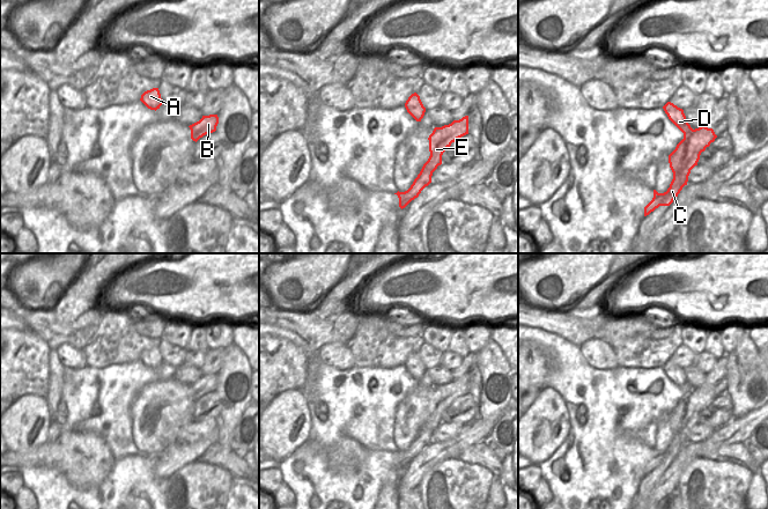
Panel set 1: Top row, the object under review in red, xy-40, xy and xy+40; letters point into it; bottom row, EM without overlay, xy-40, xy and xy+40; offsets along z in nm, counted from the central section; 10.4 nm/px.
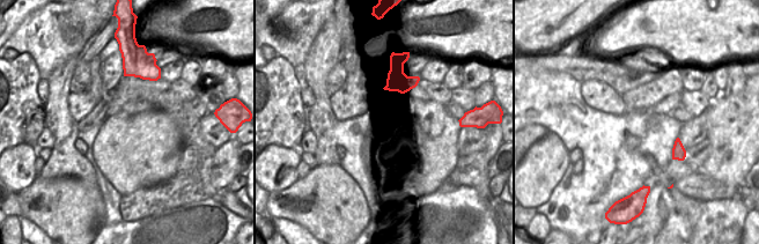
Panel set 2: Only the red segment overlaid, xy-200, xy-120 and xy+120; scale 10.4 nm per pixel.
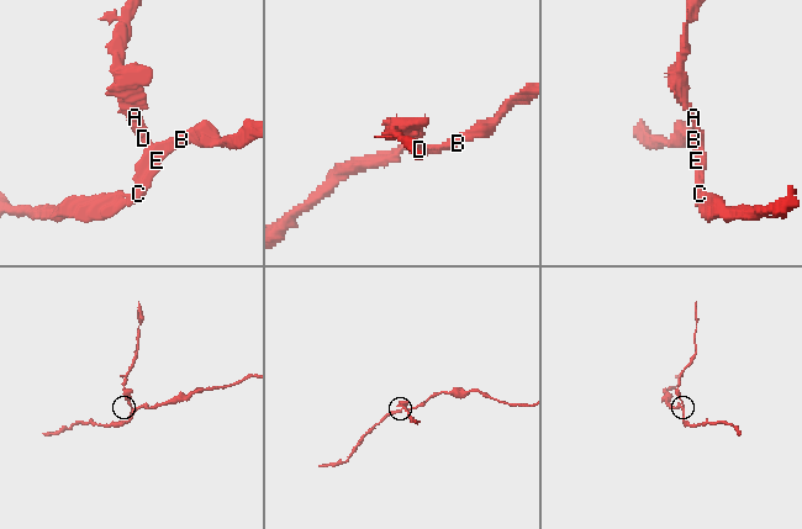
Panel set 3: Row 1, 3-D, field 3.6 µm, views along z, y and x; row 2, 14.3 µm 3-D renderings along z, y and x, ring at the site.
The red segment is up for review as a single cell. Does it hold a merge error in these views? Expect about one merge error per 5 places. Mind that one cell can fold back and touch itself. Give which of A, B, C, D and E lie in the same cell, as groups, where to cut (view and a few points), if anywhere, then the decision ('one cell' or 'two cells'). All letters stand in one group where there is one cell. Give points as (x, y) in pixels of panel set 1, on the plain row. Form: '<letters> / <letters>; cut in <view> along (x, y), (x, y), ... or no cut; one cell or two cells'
A D / B C E; cut in xy+40 along (694, 389), (687, 397), (687, 411), (680, 433), (673, 436); two cells

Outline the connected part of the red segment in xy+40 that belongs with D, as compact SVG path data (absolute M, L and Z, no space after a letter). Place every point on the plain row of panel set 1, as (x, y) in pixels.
M671 361L663 366L669 378L684 392L684 398L677 404L675 408L669 414L670 427L674 435L682 435L679 431L682 420L687 412L687 397L693 392L693 388L688 383L684 369Z

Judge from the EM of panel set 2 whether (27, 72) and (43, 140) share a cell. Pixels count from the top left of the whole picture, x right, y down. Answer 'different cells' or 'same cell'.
different cells

